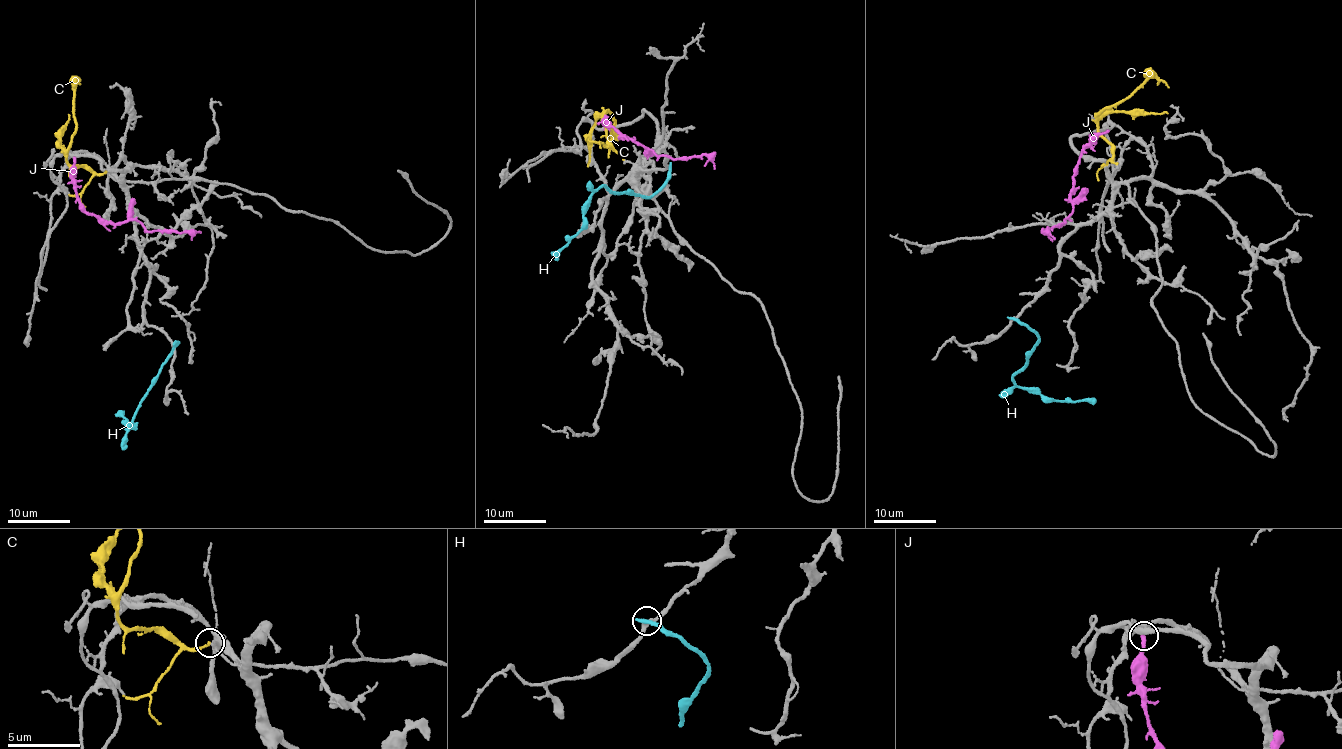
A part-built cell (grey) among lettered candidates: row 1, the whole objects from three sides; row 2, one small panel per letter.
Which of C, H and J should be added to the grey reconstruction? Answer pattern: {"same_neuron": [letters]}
{"same_neuron": []}

